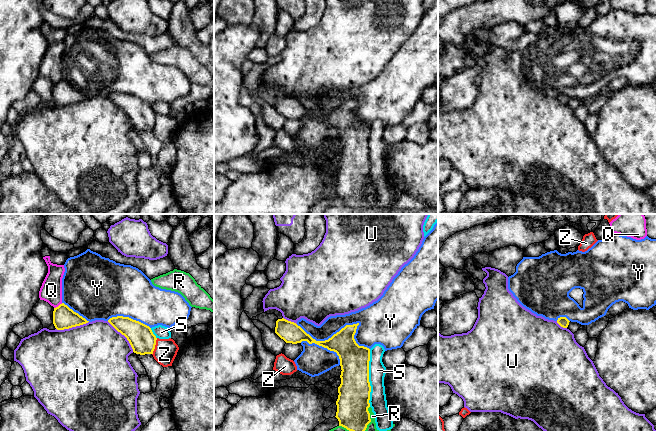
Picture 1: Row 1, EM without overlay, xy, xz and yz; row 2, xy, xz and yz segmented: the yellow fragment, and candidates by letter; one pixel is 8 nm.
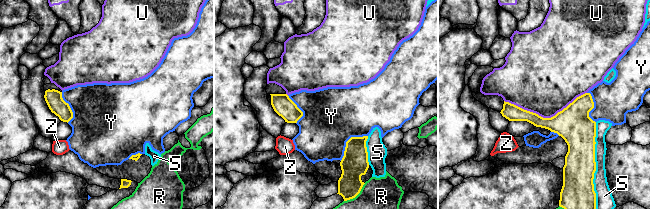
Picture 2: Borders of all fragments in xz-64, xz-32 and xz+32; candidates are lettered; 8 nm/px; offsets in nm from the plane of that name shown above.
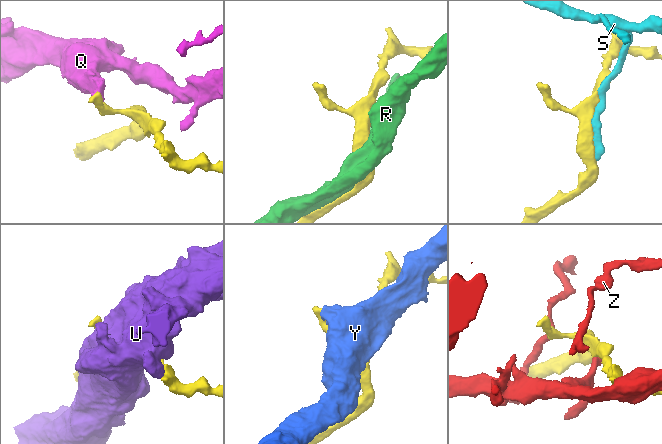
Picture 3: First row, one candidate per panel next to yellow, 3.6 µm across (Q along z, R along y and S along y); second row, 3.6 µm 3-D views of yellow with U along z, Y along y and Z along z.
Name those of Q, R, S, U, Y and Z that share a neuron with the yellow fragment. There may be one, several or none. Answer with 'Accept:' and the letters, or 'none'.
Accept: none

